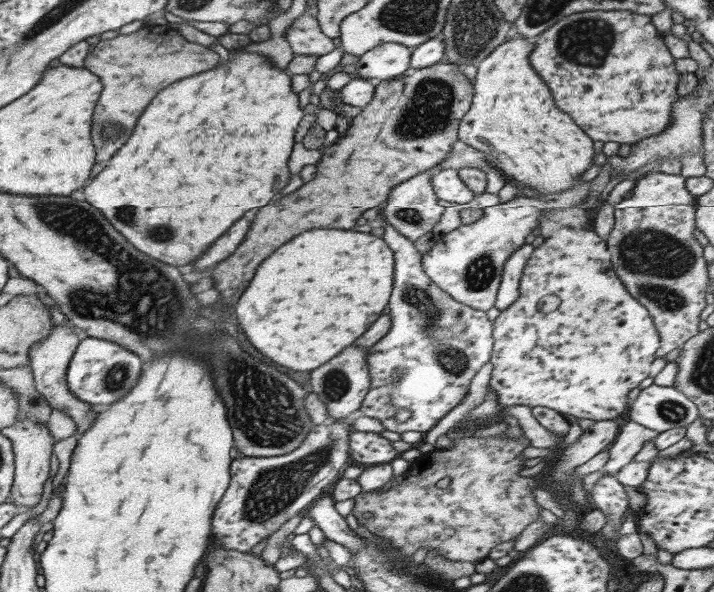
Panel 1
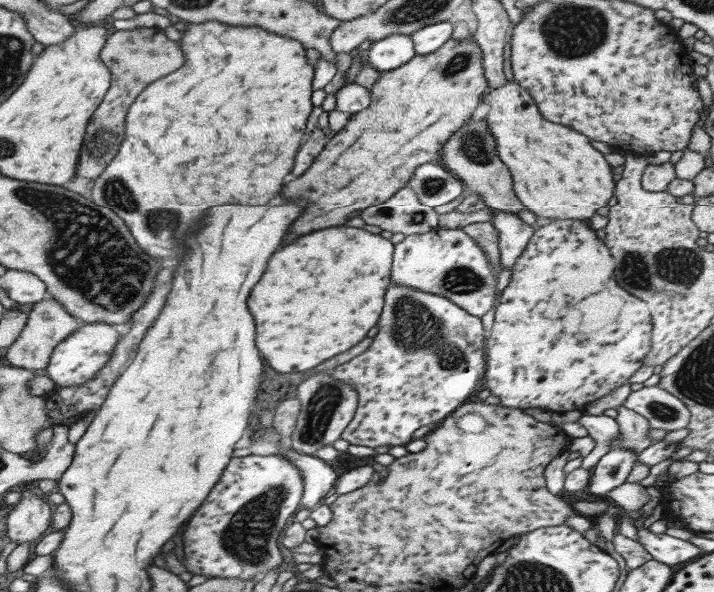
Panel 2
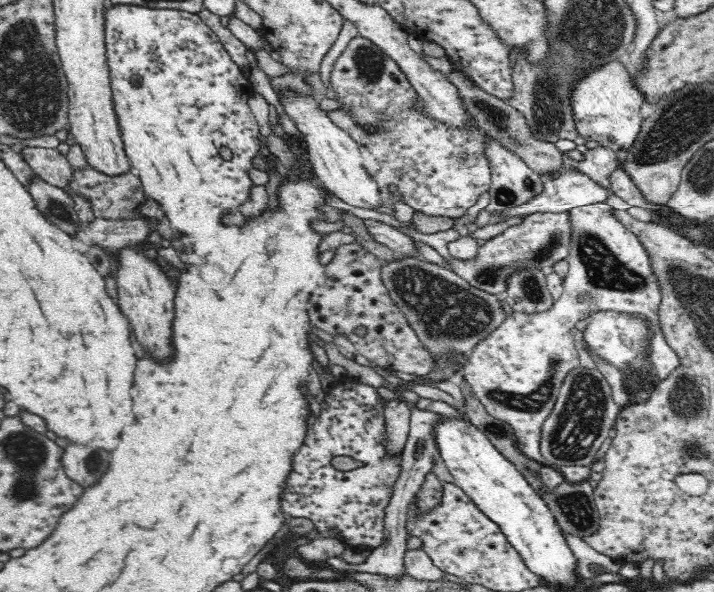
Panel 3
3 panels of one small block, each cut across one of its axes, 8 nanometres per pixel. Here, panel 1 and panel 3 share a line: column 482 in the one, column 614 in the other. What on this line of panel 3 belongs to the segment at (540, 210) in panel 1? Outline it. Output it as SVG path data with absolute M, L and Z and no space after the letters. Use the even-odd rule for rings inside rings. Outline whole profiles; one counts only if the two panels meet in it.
M605 202L588 204L568 211L571 242L566 260L569 263L569 269L563 277L563 292L560 298L553 301L552 306L544 312L528 314L512 310L507 313L504 322L476 344L462 366L462 375L459 380L469 384L473 396L483 404L490 416L508 423L514 429L516 449L520 449L520 453L542 466L556 465L546 460L540 452L542 425L554 408L566 374L580 364L580 358L574 346L575 338L572 336L572 328L575 324L579 320L590 318L597 312L614 311L644 314L654 325L658 325L660 287L653 274L648 253L638 241L637 236L615 218L613 211L614 209Z

